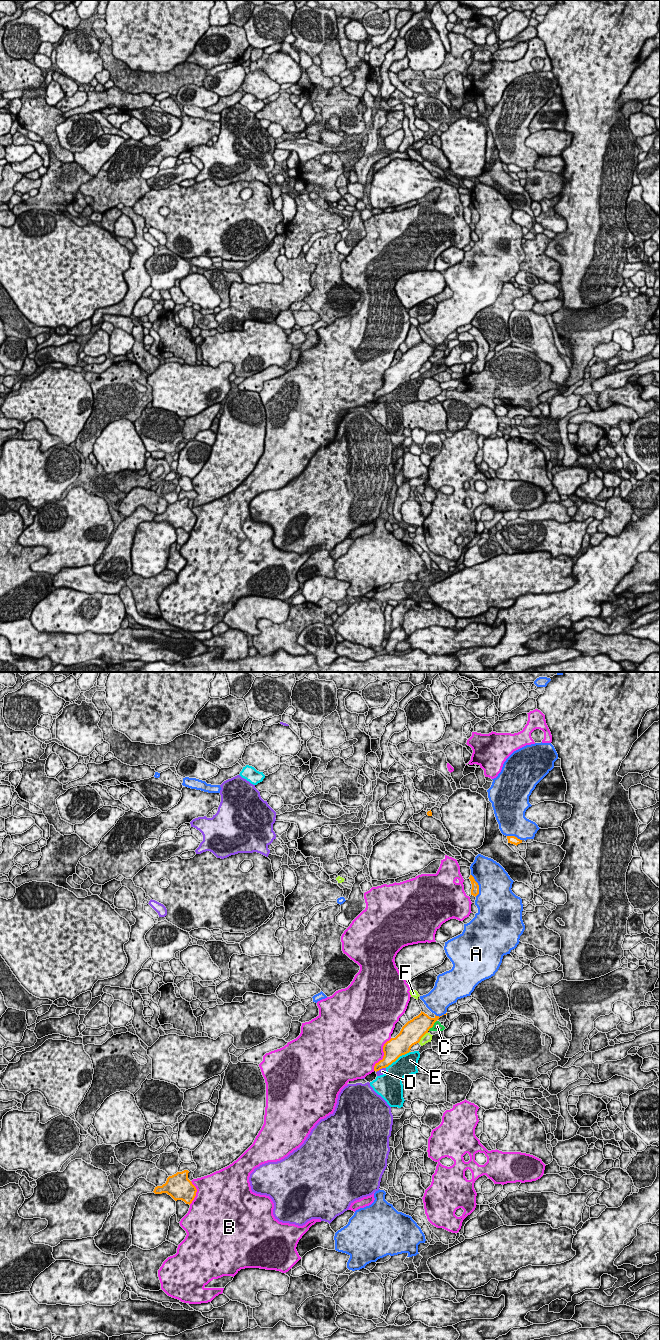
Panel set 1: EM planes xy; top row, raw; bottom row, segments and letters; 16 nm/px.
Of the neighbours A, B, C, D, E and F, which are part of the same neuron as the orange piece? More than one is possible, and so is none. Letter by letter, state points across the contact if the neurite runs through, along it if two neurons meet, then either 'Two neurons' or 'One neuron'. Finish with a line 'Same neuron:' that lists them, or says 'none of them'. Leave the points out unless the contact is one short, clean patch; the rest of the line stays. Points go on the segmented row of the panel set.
A: Two neurons
B: Two neurons
C: Boundary: xy (436, 1020), (428, 1030). Two neurons
D: Two neurons
E: Two neurons
F: Two neurons
Same neuron: none of them

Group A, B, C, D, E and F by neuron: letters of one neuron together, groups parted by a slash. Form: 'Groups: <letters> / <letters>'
Groups: A / B / C / D / E / F

